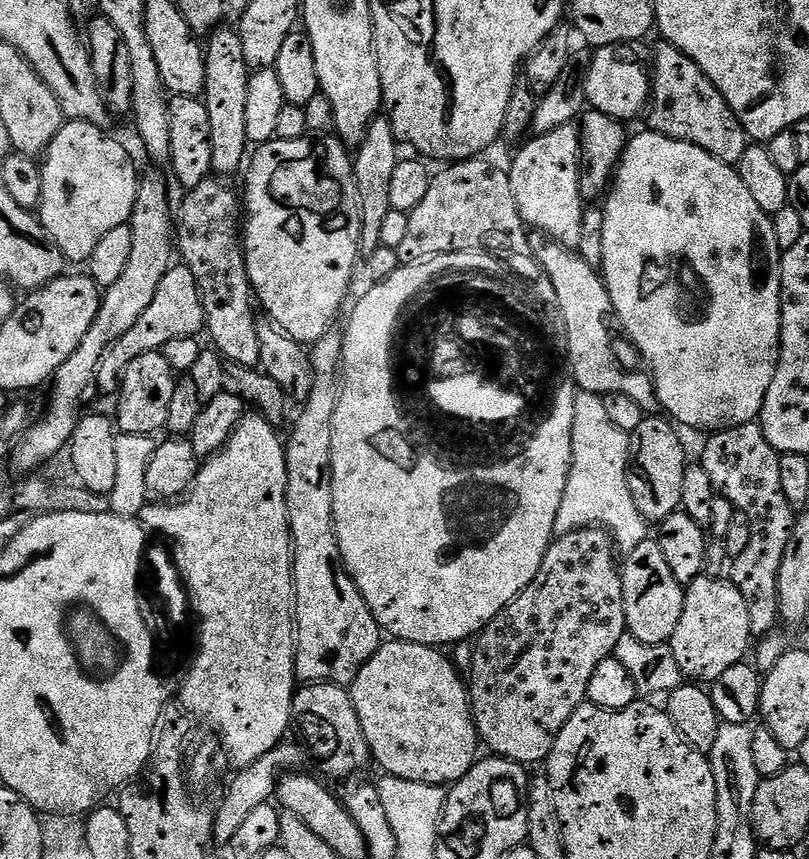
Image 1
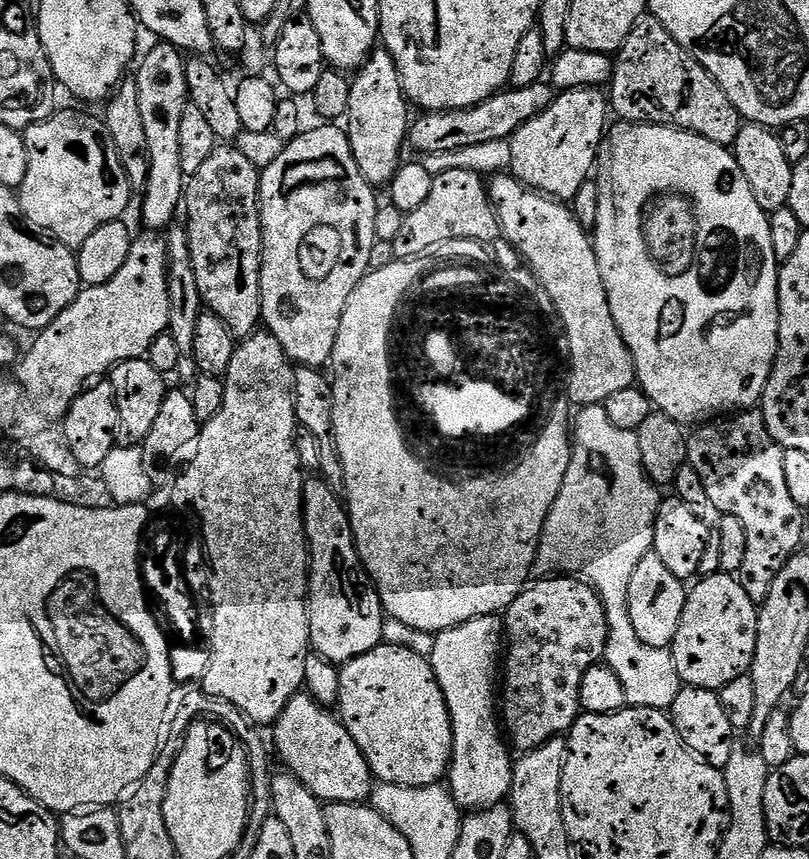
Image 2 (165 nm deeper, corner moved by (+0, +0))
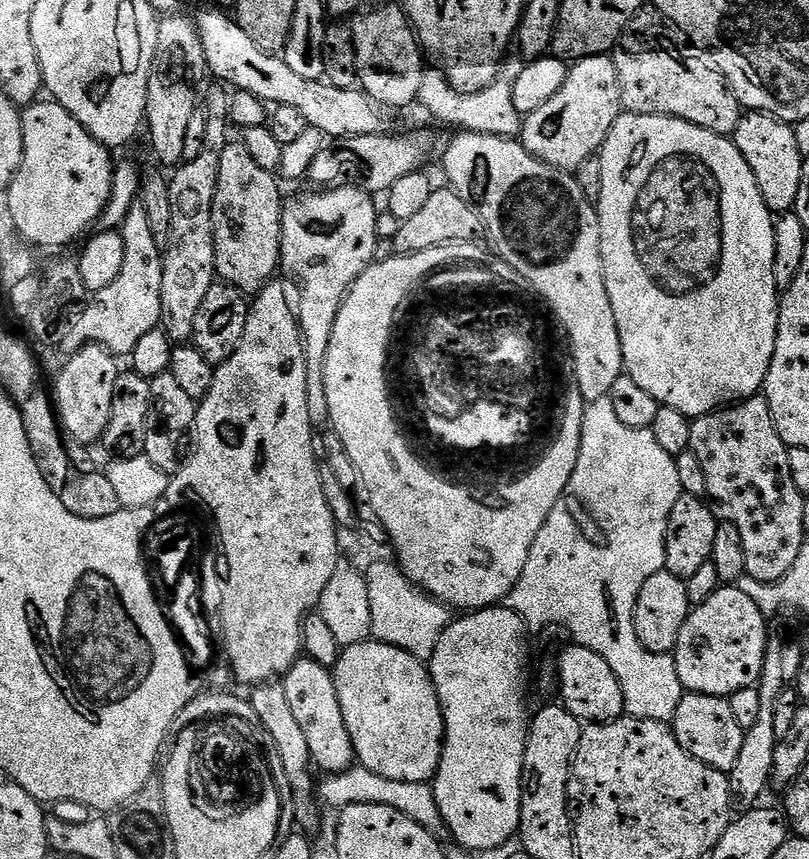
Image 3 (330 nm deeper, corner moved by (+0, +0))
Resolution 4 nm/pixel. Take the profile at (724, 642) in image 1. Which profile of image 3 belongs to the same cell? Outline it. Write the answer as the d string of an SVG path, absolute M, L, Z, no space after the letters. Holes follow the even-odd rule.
M720 586L704 602L695 605L682 626L682 634L678 634L674 653L679 687L688 692L727 698L738 690L759 685L764 655L768 652L770 631L770 624L764 620L767 620L766 613L739 586Z

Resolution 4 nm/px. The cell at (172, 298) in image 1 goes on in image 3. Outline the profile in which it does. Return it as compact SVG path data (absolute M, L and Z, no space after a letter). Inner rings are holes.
M139 202L135 203L123 224L118 229L123 245L126 246L126 258L122 261L122 270L106 290L98 290L85 303L82 314L72 324L68 336L62 345L65 353L71 354L86 344L101 344L107 352L117 358L131 357L134 346L138 346L139 340L150 330L160 327L160 315L162 314L162 266L164 265L164 253L162 246L154 242L154 233L150 230L150 221L146 218L146 210Z

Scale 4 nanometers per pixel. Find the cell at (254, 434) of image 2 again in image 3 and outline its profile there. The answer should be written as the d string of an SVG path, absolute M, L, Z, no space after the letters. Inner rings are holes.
M269 282L263 290L255 293L248 310L248 321L246 330L242 334L240 344L236 348L236 353L226 363L219 365L214 371L214 382L210 386L204 399L199 401L196 410L196 427L194 429L194 440L196 436L196 449L192 452L192 457L185 459L180 467L176 469L174 475L169 479L165 503L177 508L180 507L180 500L186 496L190 500L206 500L208 506L212 506L212 516L218 518L218 536L214 534L214 554L206 558L205 574L214 574L216 580L220 580L220 588L224 592L224 627L227 628L228 644L231 648L233 667L230 669L231 675L236 675L242 683L247 686L267 684L283 677L284 673L290 671L301 659L304 646L304 635L302 626L307 616L317 607L322 592L330 583L335 568L342 559L340 553L340 536L338 525L330 508L326 506L325 495L322 494L322 483L319 477L318 448L312 445L312 435L314 429L310 422L310 413L306 407L306 358L304 357L304 338L300 335L300 326L296 318L293 305L288 305L288 296L284 293L284 288L277 282Z

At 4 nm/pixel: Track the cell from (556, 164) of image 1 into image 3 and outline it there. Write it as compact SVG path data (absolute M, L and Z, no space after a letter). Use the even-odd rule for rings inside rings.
M611 55L584 56L569 67L562 90L558 90L546 106L538 106L538 110L523 117L518 139L530 154L542 162L555 168L574 170L582 166L586 158L599 153L620 115L618 70Z

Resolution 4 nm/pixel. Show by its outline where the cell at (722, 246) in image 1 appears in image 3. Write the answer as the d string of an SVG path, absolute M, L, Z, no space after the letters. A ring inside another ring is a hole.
M624 112L616 121L606 138L604 147L598 153L598 159L602 166L602 190L598 201L598 211L600 213L600 249L602 250L602 266L604 267L604 281L606 282L606 294L610 298L610 306L614 310L614 322L618 326L618 334L622 342L622 354L624 355L624 371L642 390L649 394L654 394L654 398L665 408L682 410L689 418L697 416L707 416L710 412L715 412L725 405L731 406L739 401L747 400L748 397L757 395L763 389L764 379L770 370L770 362L774 358L774 346L776 345L776 335L778 334L778 322L780 321L780 296L774 282L774 213L762 202L762 190L758 190L758 182L754 182L754 170L746 166L746 158L738 150L735 139L719 136L702 126L694 126L682 118L673 116L660 116L654 114L634 114Z

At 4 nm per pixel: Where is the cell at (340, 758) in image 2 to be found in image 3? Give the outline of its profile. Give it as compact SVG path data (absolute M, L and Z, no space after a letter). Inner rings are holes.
M301 658L297 660L296 665L290 671L284 673L282 683L286 690L286 699L290 701L294 718L306 738L306 746L310 746L313 765L317 769L321 768L321 773L324 774L348 771L357 763L356 751L350 742L350 730L346 730L346 721L342 719L342 706L338 706L338 690L334 690L332 669L313 660Z

